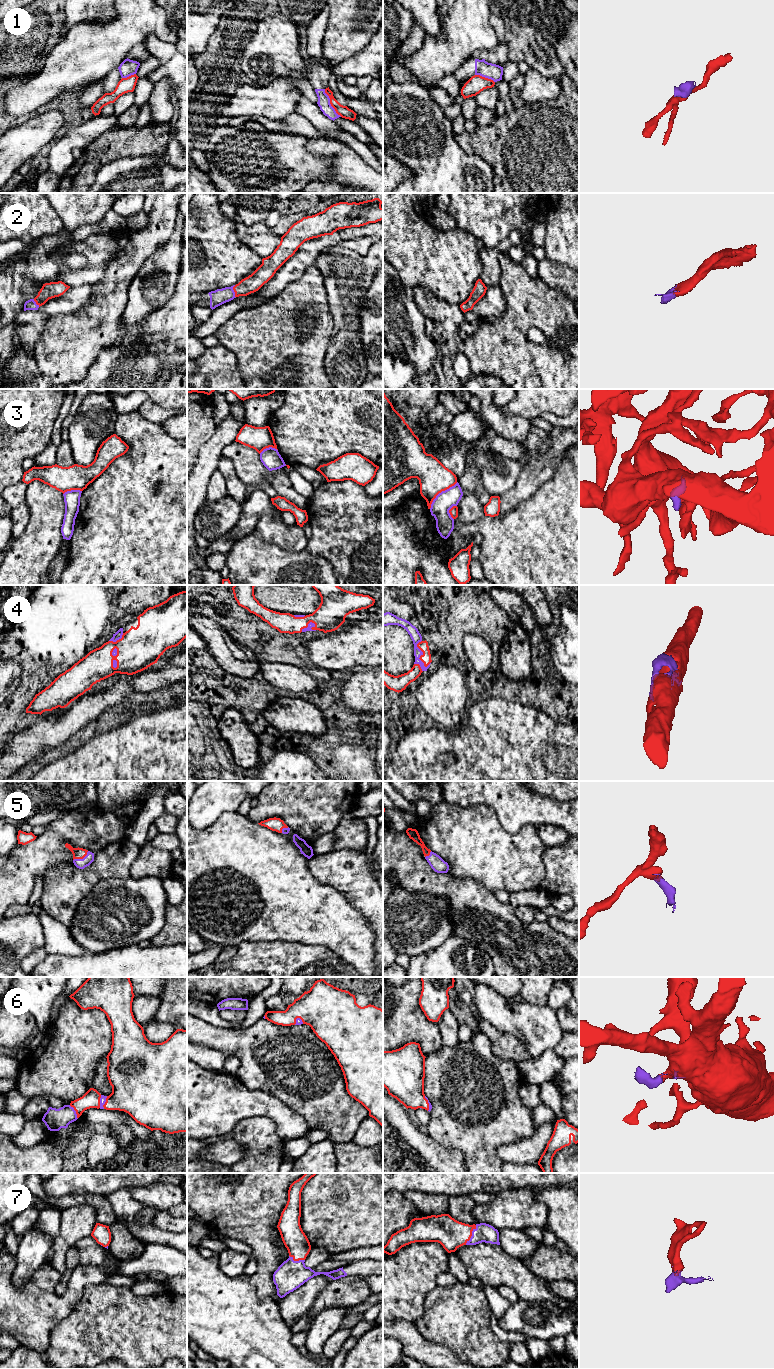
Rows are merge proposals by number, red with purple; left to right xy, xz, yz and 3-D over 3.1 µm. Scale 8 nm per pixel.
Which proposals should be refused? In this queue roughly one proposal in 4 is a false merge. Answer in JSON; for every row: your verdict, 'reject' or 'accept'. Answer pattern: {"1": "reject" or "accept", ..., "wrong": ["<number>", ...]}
{"1": "reject", "2": "accept", "3": "reject", "4": "accept", "5": "accept", "6": "accept", "7": "accept", "wrong": ["1", "3"]}

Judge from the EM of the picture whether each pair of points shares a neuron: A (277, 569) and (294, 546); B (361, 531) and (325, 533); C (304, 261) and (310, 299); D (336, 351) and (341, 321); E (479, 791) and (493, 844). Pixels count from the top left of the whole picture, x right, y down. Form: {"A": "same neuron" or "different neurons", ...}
{"A": "different neurons", "B": "same neuron", "C": "different neurons", "D": "same neuron", "E": "different neurons"}

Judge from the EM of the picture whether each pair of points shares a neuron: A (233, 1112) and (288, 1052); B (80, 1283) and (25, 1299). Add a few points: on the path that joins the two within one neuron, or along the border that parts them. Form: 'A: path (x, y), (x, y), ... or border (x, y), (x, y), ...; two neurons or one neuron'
A: border (236, 1075), (248, 1088), (263, 1090), (276, 1098); two neurons
B: path (66, 1297), (63, 1300), (39, 1300); one neuron

